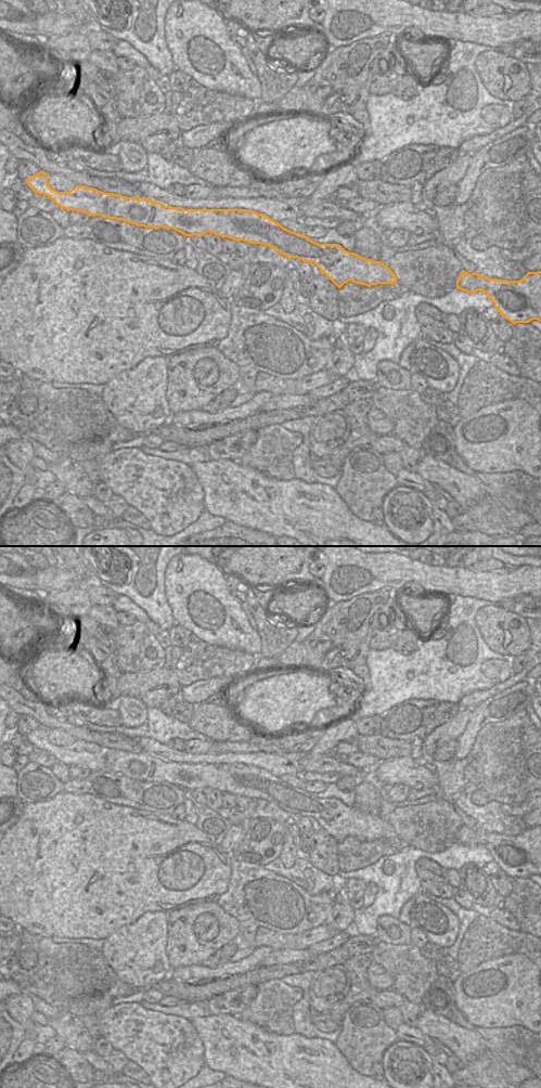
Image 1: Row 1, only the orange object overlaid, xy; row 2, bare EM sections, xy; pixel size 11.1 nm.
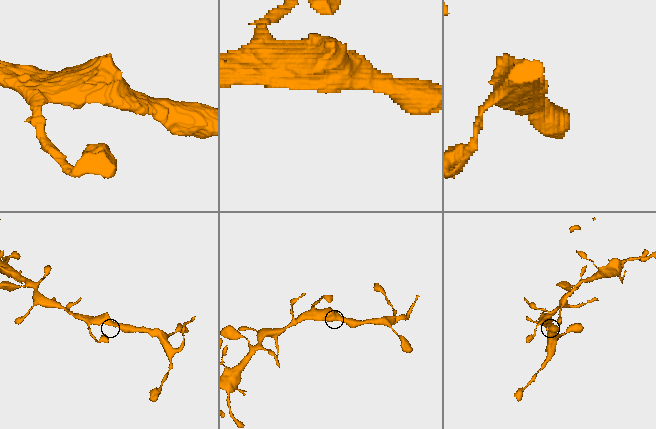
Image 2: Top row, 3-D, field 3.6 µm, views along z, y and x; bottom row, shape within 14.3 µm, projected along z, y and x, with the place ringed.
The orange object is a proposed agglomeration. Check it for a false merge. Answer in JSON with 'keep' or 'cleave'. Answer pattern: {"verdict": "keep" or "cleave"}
{"verdict": "keep"}

